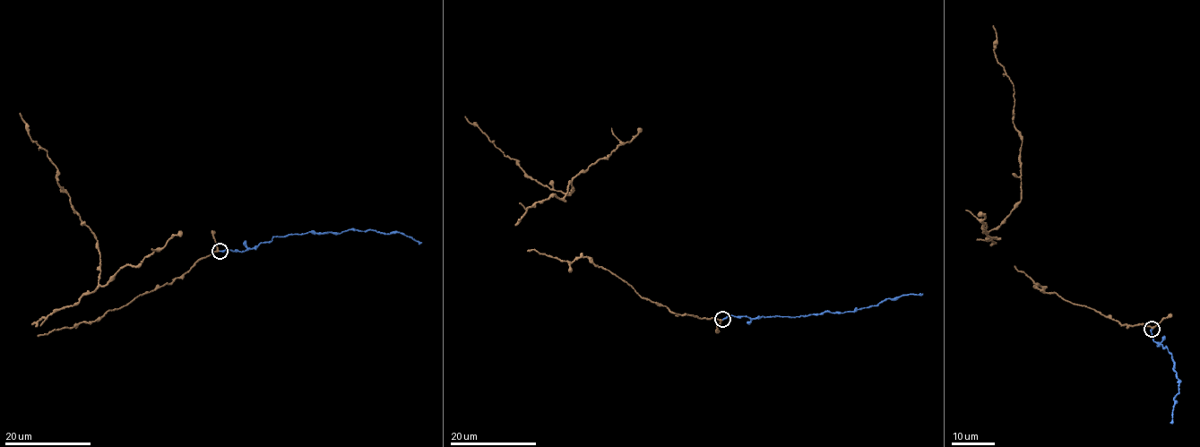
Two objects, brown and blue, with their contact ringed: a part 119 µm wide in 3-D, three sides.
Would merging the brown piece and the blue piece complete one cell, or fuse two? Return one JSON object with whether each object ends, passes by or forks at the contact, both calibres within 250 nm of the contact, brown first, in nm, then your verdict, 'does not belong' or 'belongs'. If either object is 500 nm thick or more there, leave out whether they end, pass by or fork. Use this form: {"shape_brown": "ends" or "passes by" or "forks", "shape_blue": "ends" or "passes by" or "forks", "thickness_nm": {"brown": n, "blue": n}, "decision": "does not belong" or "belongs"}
{"shape_brown": "passes by", "shape_blue": "ends", "thickness_nm": {"brown": 220, "blue": 220}, "decision": "belongs"}

